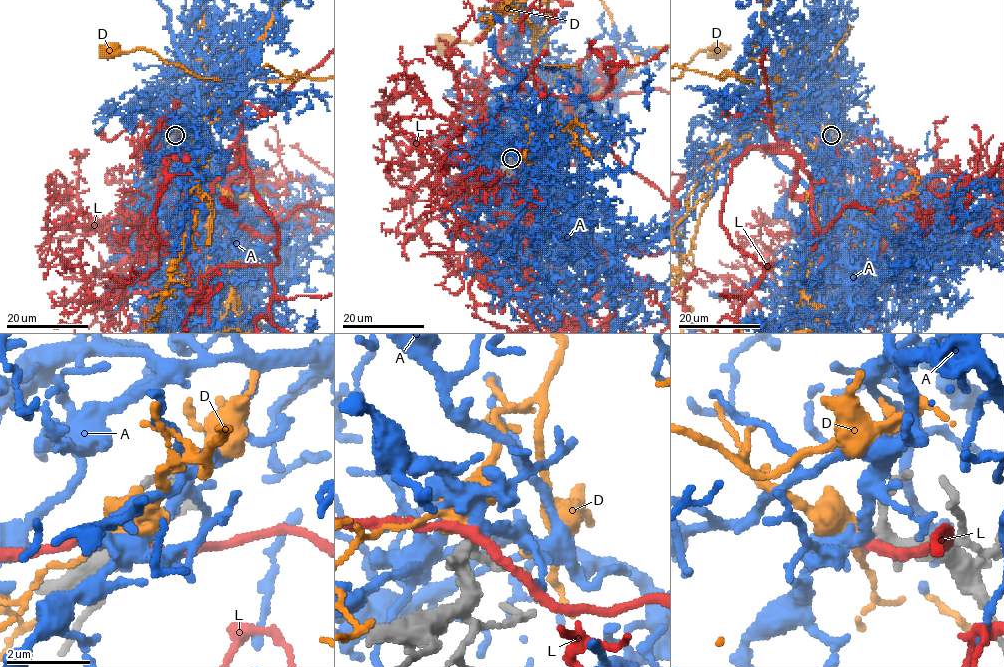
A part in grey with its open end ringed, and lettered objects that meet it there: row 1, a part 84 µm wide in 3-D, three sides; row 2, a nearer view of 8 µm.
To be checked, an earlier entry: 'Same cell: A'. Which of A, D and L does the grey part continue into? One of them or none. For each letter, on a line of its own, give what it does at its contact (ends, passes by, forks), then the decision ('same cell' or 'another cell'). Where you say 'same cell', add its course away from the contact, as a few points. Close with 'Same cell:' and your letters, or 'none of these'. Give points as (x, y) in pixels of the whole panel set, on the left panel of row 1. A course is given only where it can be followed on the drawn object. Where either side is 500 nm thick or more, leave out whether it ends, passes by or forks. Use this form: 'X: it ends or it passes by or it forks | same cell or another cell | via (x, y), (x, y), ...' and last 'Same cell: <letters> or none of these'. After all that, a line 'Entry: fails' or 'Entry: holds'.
A: it forks | same cell
D: it passes by | another cell
L: it passes by | another cell
Same cell: A
Entry: holds

